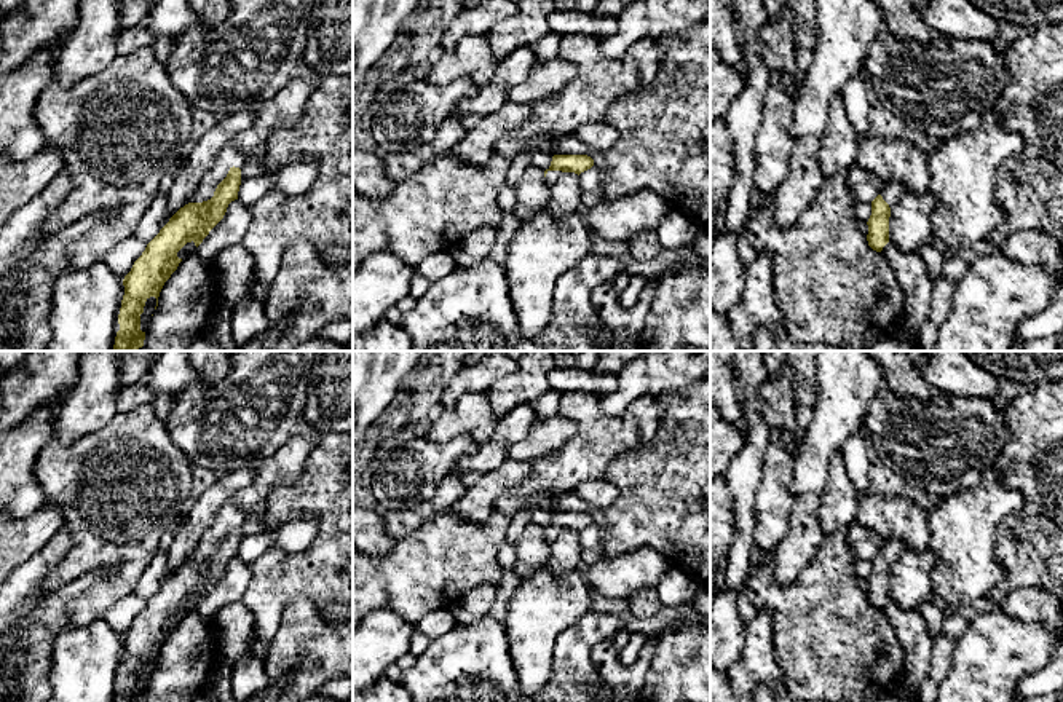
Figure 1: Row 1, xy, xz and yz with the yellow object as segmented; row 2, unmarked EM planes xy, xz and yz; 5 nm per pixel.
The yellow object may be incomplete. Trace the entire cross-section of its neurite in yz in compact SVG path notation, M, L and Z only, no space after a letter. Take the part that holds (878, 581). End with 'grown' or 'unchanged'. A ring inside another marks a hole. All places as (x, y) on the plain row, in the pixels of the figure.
M899 539L878 541L878 554L871 558L871 573L867 579L867 598L876 609L881 609L889 600L891 566L897 562L903 549L903 542Z; grown

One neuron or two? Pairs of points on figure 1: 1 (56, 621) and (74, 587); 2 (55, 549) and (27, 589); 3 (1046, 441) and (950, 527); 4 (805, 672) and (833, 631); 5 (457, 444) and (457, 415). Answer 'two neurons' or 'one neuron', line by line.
1: one neuron
2: one neuron
3: two neurons
4: one neuron
5: two neurons

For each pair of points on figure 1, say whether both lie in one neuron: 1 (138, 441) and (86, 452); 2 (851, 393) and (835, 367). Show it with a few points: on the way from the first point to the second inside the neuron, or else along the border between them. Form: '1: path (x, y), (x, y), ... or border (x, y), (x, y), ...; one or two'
1: path (125, 452), (99, 452); one
2: path (846, 386), (846, 378), (841, 374); one

